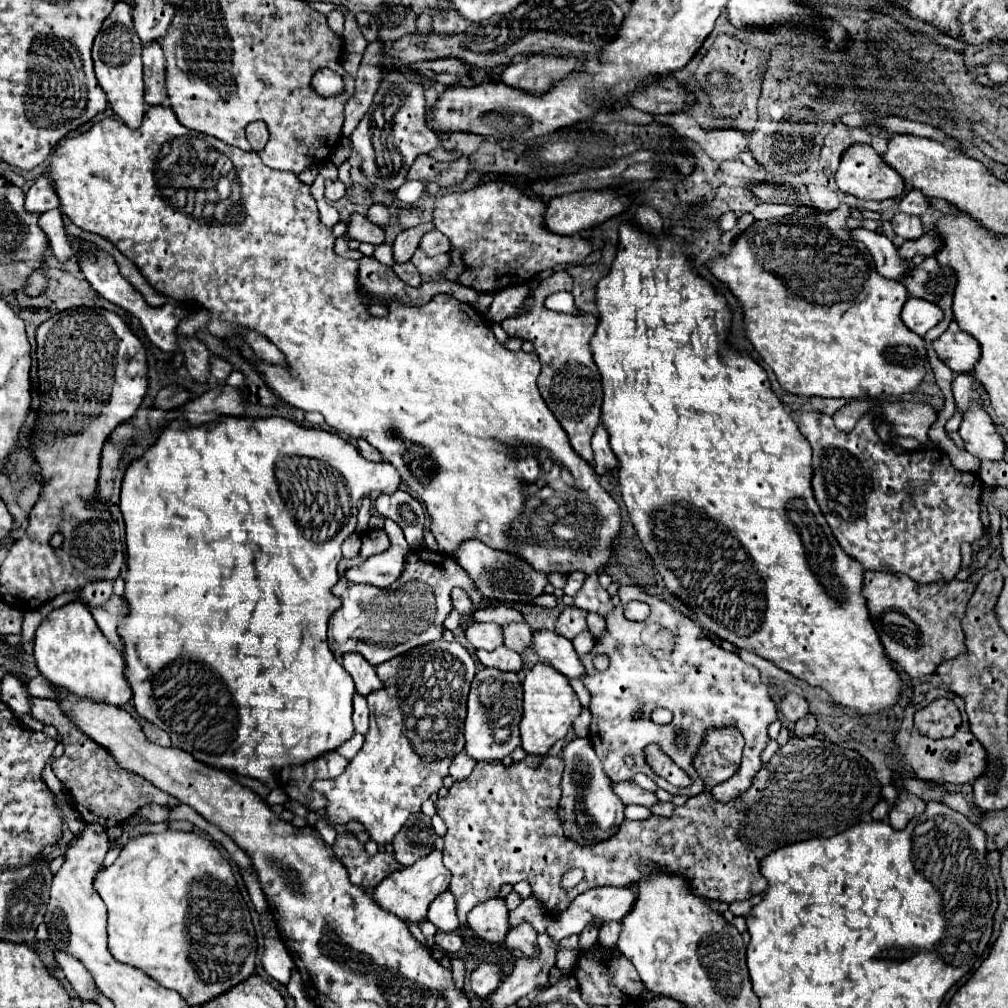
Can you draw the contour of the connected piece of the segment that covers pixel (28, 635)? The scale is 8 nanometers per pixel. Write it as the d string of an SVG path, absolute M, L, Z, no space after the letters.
M27 611L25 617L23 617L23 627L21 627L21 643L19 647L25 647L25 643L31 643L33 641L33 635L35 635L35 629L37 625L41 623L41 613L39 611Z

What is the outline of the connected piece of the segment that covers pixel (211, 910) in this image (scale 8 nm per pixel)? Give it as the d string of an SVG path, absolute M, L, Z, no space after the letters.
M167 829L163 833L155 833L155 835L135 835L121 849L117 861L113 865L101 869L99 877L95 879L95 889L101 895L101 899L105 901L107 911L109 911L107 931L109 931L111 955L117 961L133 965L133 967L145 971L149 977L155 977L155 981L159 981L163 987L179 991L189 1005L203 1005L203 1003L207 1003L209 999L213 999L219 993L227 991L229 987L237 985L239 981L243 981L247 975L251 975L255 971L257 937L255 937L255 929L253 929L253 923L251 923L249 907L247 907L245 899L241 897L241 891L237 889L237 881L235 881L233 869L229 867L229 861L219 853L219 849L215 849L215 845L209 839L201 839L193 831L171 831L171 829Z

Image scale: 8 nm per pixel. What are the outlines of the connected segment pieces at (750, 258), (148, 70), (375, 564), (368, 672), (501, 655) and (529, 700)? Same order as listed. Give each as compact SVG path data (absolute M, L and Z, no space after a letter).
M841 203L835 211L829 213L829 217L827 215L795 217L795 219L793 217L781 217L781 219L755 221L745 233L741 233L737 237L735 247L727 255L709 261L709 269L719 281L727 283L729 289L733 291L733 295L737 295L737 299L741 301L743 311L745 311L749 341L753 343L753 347L761 355L761 359L773 369L773 373L777 375L777 381L781 383L781 387L785 391L795 393L795 395L805 395L805 397L817 395L817 397L835 397L835 399L859 399L859 397L881 397L881 395L899 397L899 395L905 395L905 393L913 393L921 385L921 381L927 373L927 369L925 369L927 349L925 349L925 341L917 333L907 329L905 323L899 317L899 313L901 313L901 309L907 301L907 289L899 281L879 275L877 269L875 269L871 253L859 241L853 241L849 237L847 229L845 229L849 213L851 213L851 207Z
M159 41L157 45L143 47L143 71L145 71L145 101L149 105L161 105L167 99L167 91L165 91L165 57Z
M385 519L383 527L391 539L391 549L367 559L357 567L351 567L345 577L351 579L353 583L371 583L377 587L387 587L391 585L403 571L403 561L405 553L409 551L409 545L403 537L403 531L399 525L395 525L391 519Z
M345 653L343 655L343 667L353 677L355 689L363 697L369 695L369 693L373 693L373 691L383 689L383 681L377 677L375 667L369 665L367 659L361 653L359 655L357 653Z
M497 647L495 651L477 651L475 655L485 667L495 667L499 671L515 671L515 673L523 669L521 655L507 647Z
M537 663L523 679L523 719L521 727L521 747L533 755L547 755L555 741L563 739L581 713L581 703L569 685L569 679L563 677L557 669L545 663Z

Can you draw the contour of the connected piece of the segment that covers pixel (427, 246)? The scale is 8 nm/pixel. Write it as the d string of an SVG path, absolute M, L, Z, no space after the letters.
M433 229L433 231L429 231L429 233L423 235L419 247L421 247L427 255L433 257L433 255L439 255L439 253L449 253L451 243L449 243L449 239L447 239L443 233L439 233L437 229Z

